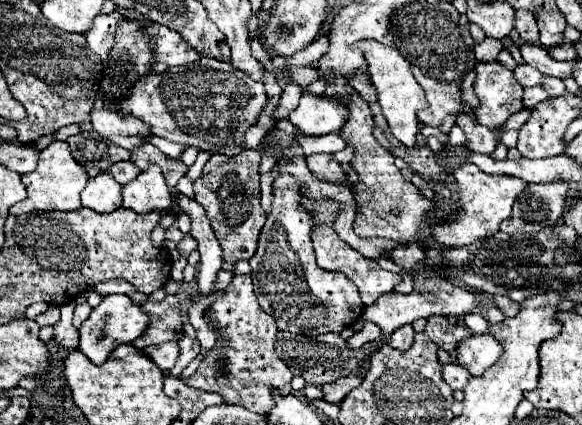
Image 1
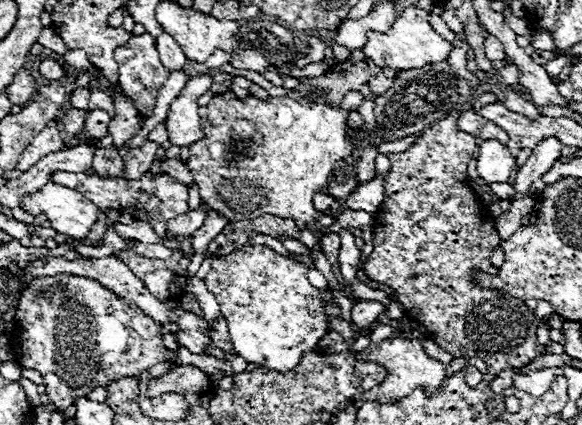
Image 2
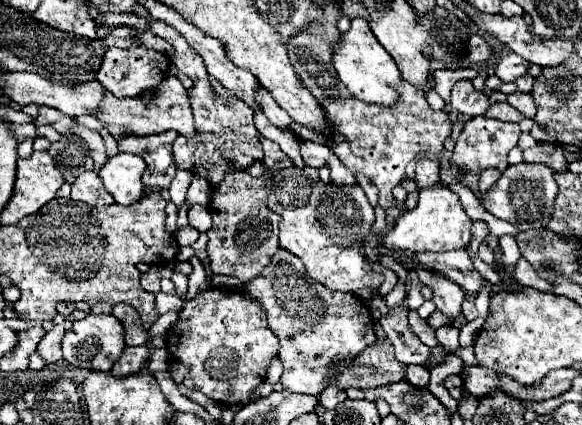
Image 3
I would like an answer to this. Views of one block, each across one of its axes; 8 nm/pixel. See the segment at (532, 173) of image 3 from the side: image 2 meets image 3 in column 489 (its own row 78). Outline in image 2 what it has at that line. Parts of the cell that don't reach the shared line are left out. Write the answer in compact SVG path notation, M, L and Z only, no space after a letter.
M216 50L208 62L194 64L188 62L184 66L184 72L190 74L188 84L182 88L182 92L172 100L168 108L168 116L164 120L168 142L172 146L190 146L196 140L204 136L200 128L200 116L198 116L198 96L204 94L212 86L212 76L206 74L208 68L218 68L226 62L230 62L232 56L224 54L222 50Z

